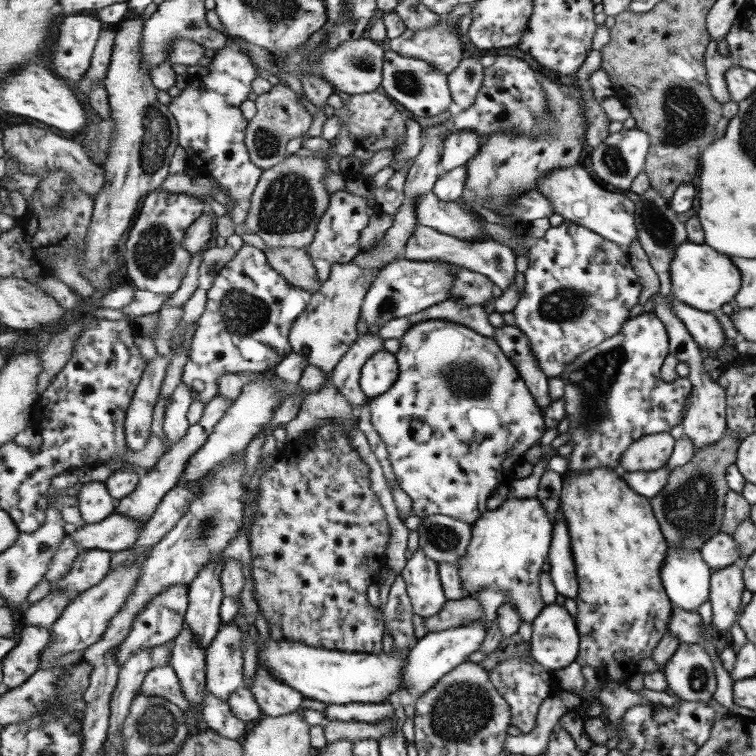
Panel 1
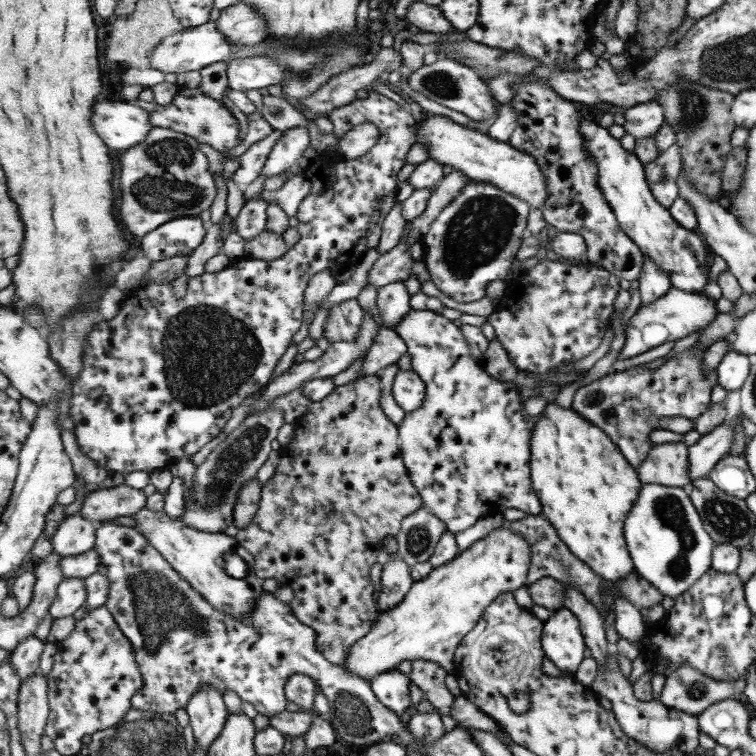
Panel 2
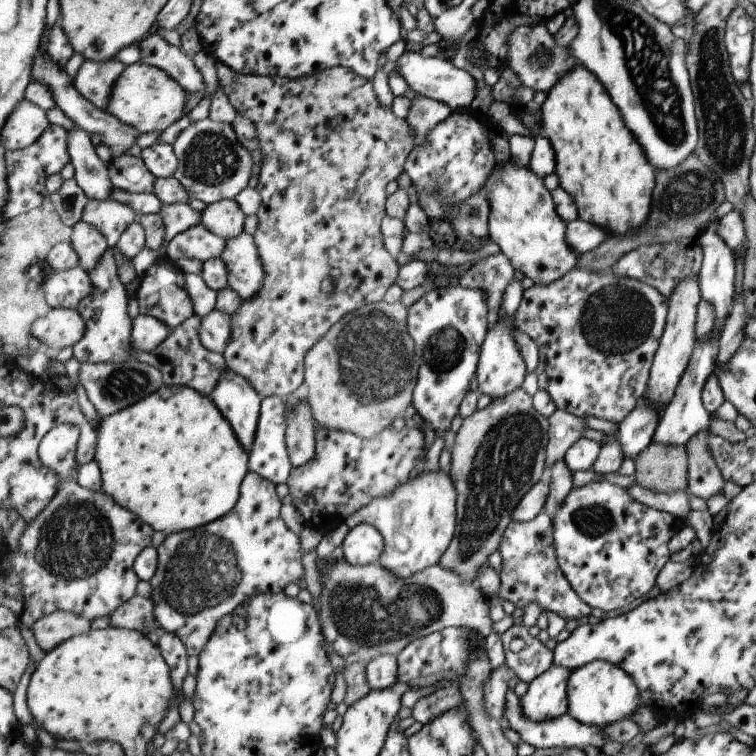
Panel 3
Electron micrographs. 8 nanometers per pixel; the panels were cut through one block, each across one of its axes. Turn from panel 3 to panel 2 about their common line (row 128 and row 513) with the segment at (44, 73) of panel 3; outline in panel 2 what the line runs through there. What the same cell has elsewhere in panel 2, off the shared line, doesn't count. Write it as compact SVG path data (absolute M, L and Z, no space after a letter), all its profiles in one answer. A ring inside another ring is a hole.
M118 485L90 492L80 508L88 519L101 521L119 518L119 516L134 516L145 508L147 494L143 489L129 485Z

